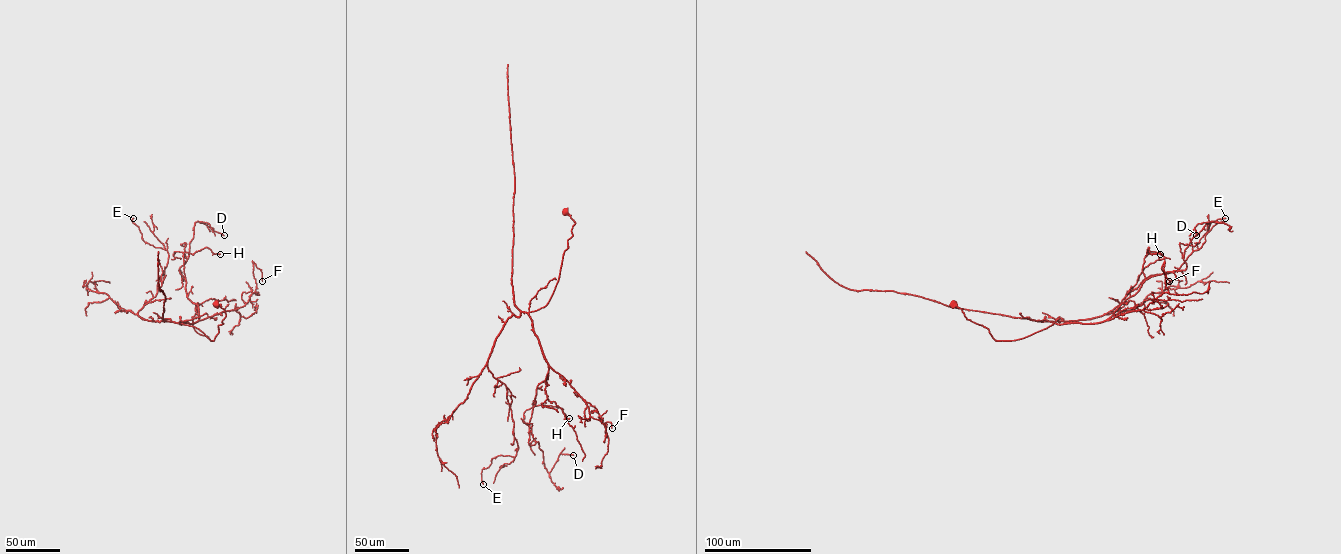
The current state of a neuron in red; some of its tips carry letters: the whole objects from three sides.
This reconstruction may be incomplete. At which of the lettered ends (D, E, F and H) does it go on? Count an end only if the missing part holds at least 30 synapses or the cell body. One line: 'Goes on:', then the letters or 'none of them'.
Goes on: none of them

